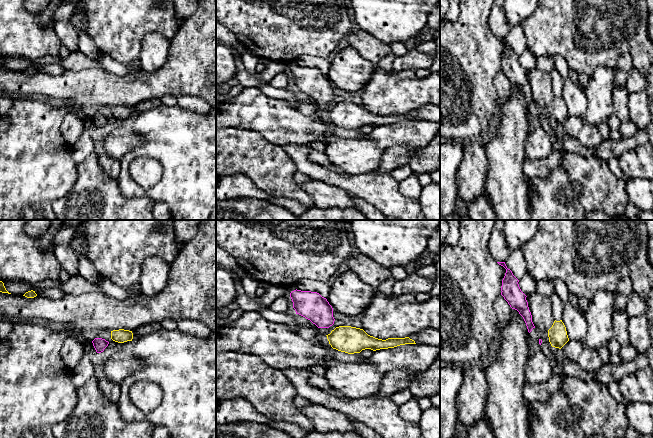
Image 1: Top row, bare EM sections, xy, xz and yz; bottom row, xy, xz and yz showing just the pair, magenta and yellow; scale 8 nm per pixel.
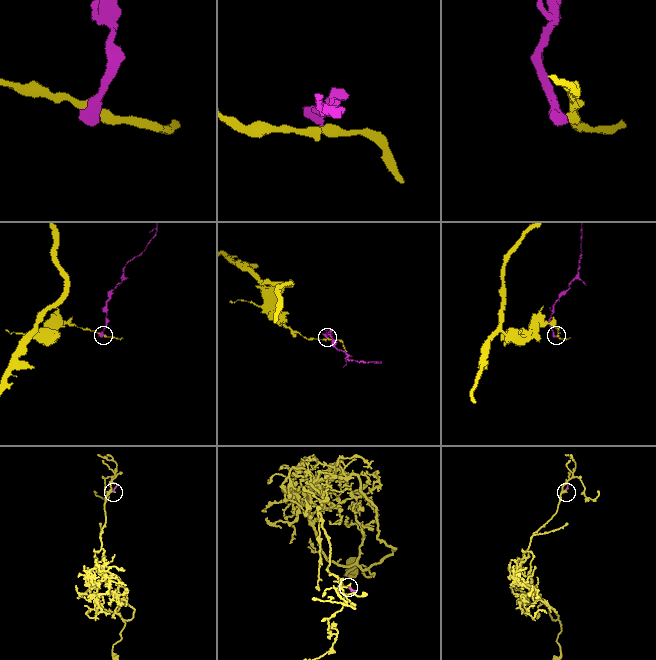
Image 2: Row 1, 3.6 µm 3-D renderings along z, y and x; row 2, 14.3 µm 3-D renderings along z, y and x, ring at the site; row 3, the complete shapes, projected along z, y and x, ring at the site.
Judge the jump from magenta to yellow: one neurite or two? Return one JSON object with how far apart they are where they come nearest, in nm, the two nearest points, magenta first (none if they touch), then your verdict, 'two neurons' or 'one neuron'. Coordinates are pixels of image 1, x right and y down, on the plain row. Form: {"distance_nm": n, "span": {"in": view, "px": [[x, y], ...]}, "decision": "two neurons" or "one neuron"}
{"distance_nm": 40, "span": {"in": "xy", "px": [[107, 117], [111, 114]]}, "decision": "two neurons"}

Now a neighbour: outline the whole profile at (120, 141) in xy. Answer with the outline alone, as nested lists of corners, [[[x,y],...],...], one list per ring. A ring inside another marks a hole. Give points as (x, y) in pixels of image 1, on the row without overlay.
[[[132,126],[120,127],[113,130],[104,140],[104,152],[116,159],[121,159],[133,147],[142,143],[142,140],[135,136]]]

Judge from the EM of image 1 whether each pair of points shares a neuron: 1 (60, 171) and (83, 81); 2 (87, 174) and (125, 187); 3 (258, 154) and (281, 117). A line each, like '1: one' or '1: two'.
1: two
2: two
3: two

